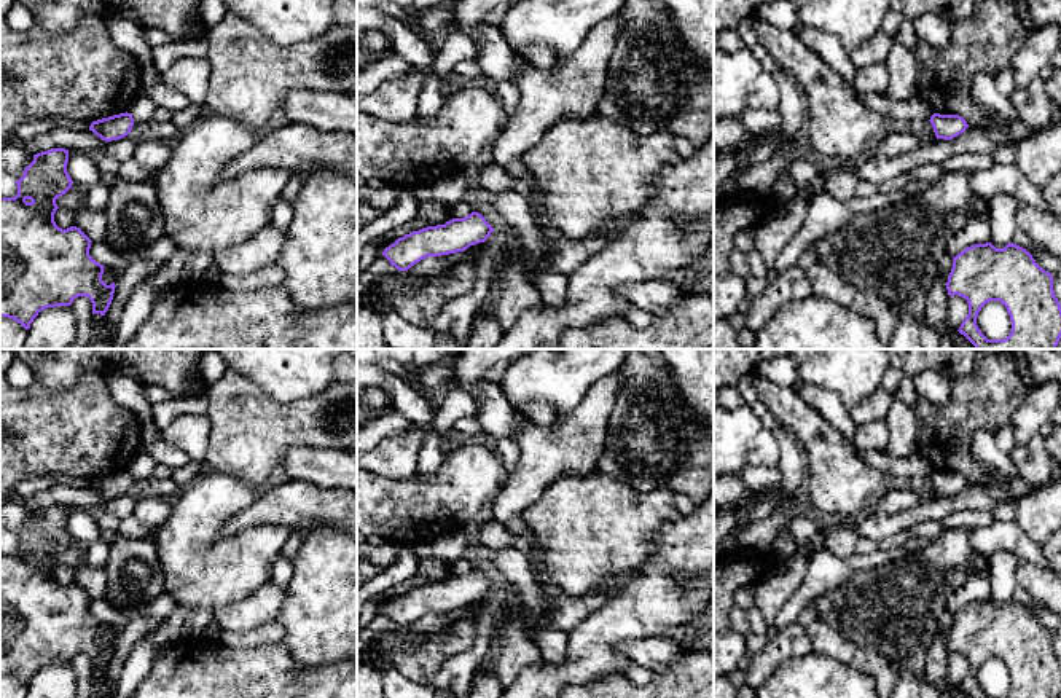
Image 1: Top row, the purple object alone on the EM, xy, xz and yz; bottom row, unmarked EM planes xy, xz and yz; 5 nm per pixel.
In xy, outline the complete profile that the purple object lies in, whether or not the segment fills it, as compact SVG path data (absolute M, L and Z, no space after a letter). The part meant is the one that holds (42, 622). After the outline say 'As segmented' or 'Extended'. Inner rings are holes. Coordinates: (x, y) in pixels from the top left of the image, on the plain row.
M65 505L37 510L16 537L18 551L0 553L0 676L13 676L25 687L43 666L70 663L78 653L91 657L92 671L105 673L116 644L102 637L105 623L89 612L92 598L80 585L62 586L54 578L56 556L73 540L67 520Z. As segmented

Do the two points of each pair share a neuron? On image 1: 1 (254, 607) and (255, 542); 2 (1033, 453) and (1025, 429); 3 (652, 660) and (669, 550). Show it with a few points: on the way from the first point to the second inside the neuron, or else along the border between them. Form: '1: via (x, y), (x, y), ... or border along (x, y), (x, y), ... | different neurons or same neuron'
1: border along (268, 580), (252, 593), (219, 607) | different neurons
2: border along (1037, 434), (1028, 442), (1017, 445) | different neurons
3: border along (660, 635), (630, 639), (618, 647) | different neurons

